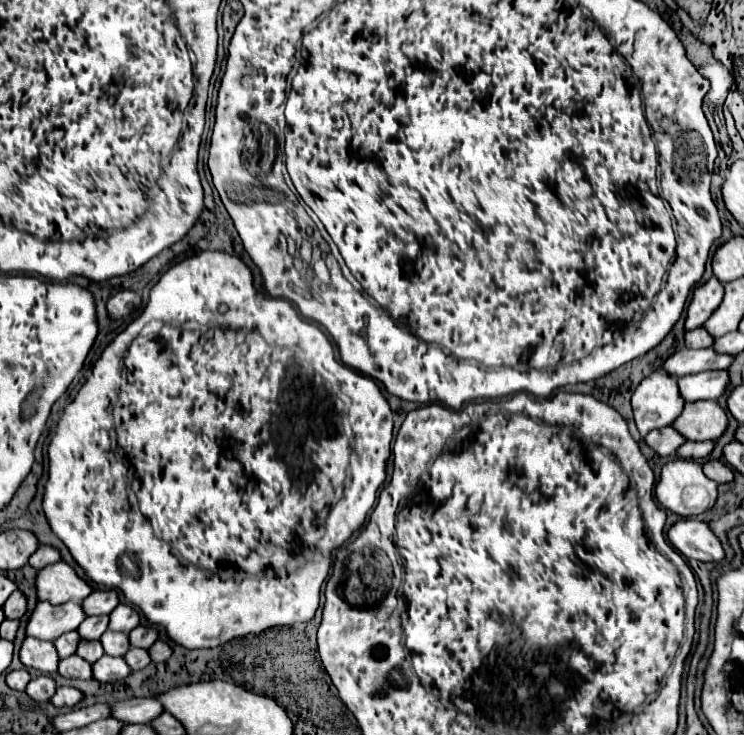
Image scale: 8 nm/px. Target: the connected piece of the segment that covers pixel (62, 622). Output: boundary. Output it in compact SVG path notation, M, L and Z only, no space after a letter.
M38 601L26 623L26 635L42 641L54 641L62 633L78 629L84 617L86 615L82 613L82 607L78 603L52 605L46 601Z

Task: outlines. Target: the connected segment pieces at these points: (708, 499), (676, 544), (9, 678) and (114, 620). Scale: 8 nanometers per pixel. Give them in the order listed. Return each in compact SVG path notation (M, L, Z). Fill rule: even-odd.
M674 459L662 467L660 481L654 487L656 503L680 517L692 517L710 509L716 501L718 485L702 473L702 465L694 459Z
M696 519L676 521L666 531L666 539L686 559L698 559L698 561L724 559L724 549L720 541L704 521Z
M20 669L20 671L10 671L10 673L6 675L6 685L8 685L10 689L24 691L30 679L32 679L32 677L30 677L30 673L28 673L28 671L24 671L24 669Z
M118 605L112 613L110 613L110 629L112 631L122 631L122 633L130 633L130 629L134 629L140 623L140 615L130 607L130 605Z

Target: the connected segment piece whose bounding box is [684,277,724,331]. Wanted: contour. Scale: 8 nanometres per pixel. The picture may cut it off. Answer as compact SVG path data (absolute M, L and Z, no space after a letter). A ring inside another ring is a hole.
M710 277L706 283L696 287L686 311L684 331L700 327L712 315L712 311L720 305L722 293L724 293L724 287L720 281L716 281L716 277Z

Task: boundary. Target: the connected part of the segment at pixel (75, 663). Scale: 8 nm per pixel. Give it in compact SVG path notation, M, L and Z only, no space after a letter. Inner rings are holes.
M70 655L58 663L58 673L68 679L92 679L92 669L88 661L78 655Z

